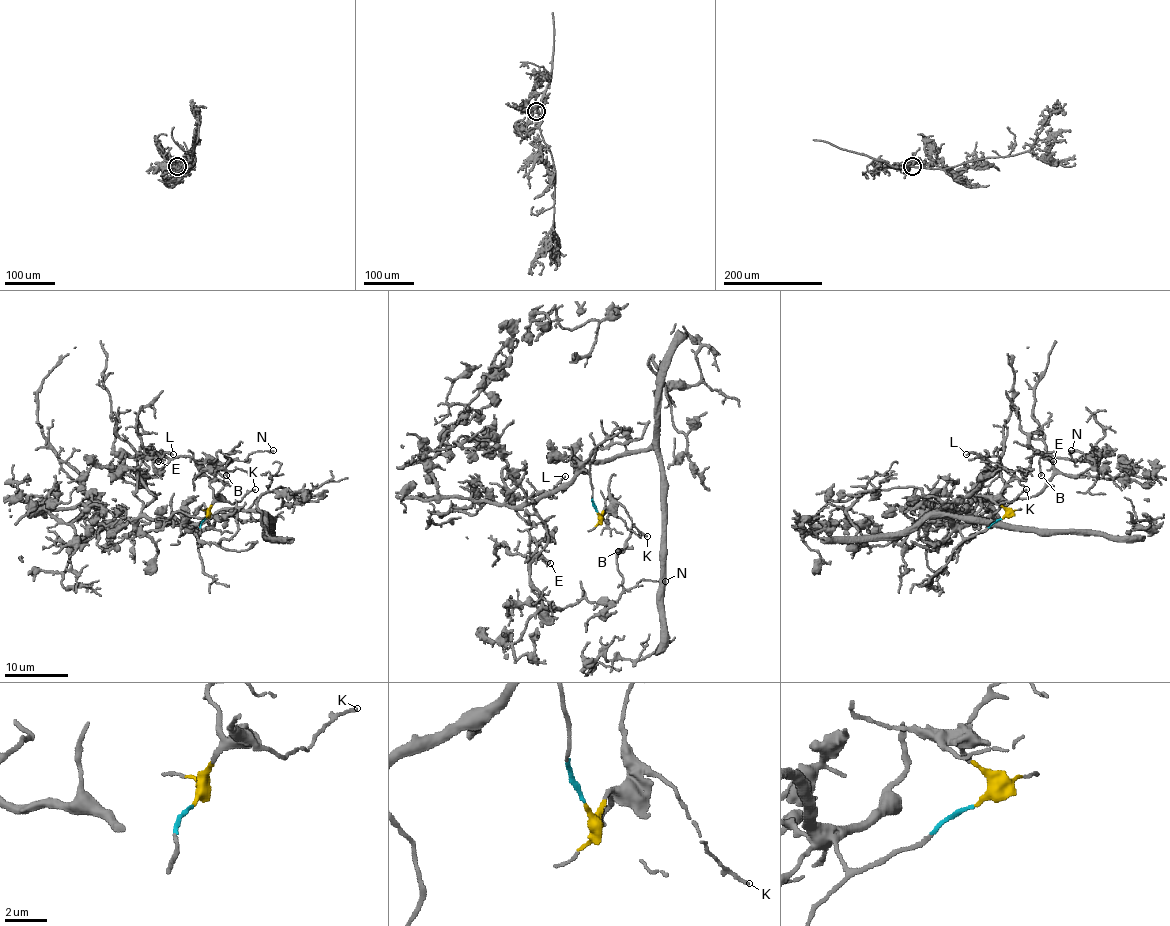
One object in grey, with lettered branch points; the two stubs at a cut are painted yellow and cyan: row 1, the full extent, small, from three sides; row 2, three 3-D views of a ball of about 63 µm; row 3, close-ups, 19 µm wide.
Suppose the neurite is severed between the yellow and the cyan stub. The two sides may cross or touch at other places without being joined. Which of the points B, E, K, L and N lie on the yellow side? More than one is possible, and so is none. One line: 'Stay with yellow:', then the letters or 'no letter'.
Stay with yellow: K

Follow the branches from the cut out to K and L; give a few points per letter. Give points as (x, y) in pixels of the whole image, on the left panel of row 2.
K: (205, 518), (207, 510), (217, 501), (240, 502), (254, 490)
L: (205, 518), (198, 537), (175, 520), (150, 520), (142, 512), (134, 493), (136, 474), (122, 467), (172, 455)

